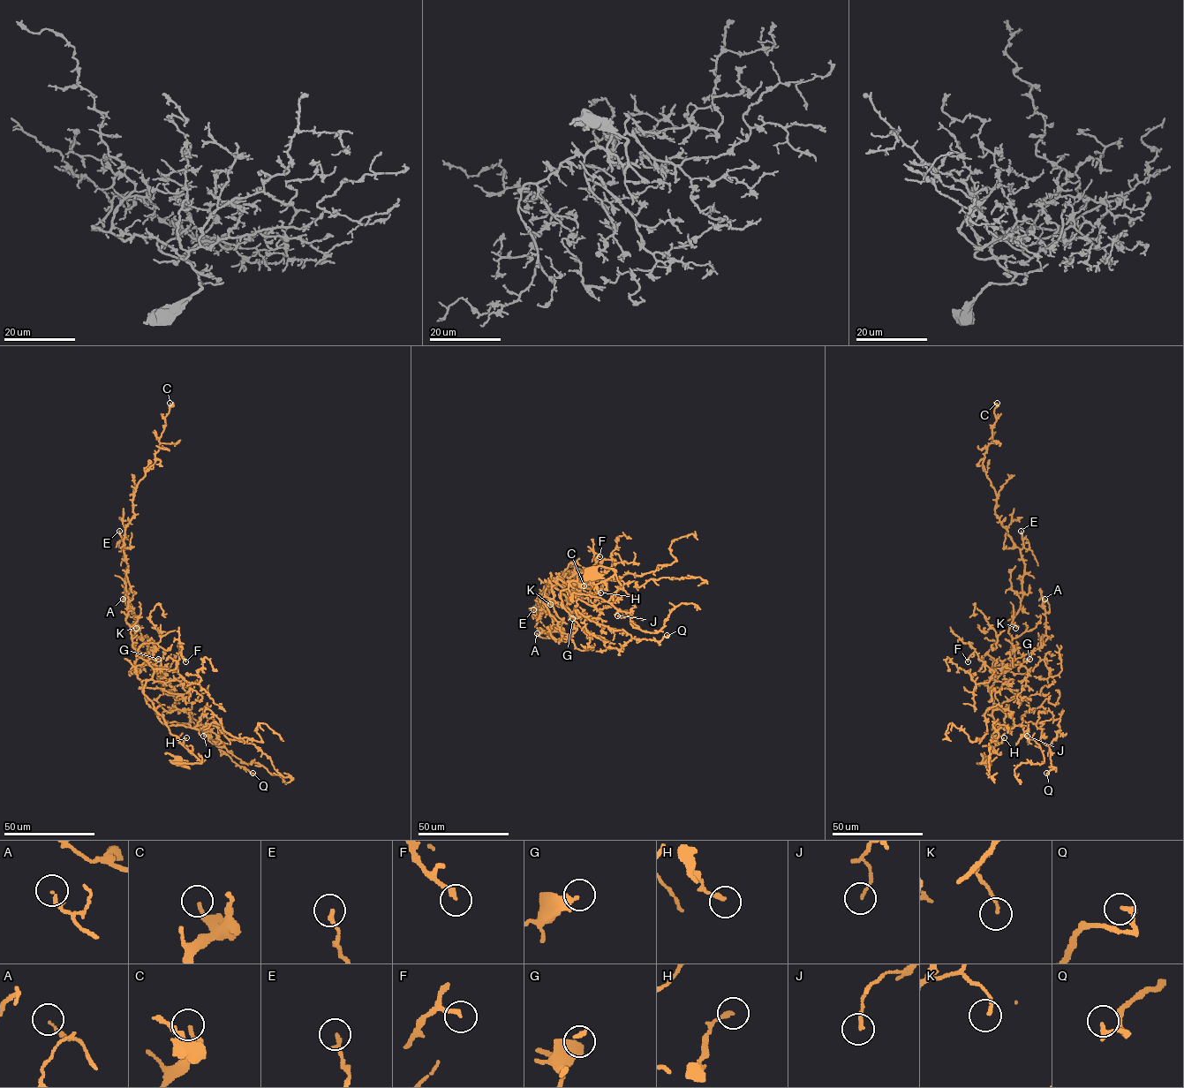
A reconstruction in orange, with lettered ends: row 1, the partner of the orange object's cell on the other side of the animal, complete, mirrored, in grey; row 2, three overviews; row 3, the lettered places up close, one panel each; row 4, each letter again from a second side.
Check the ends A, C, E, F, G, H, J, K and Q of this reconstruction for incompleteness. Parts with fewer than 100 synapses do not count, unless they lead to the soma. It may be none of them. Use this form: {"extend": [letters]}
{"extend": []}

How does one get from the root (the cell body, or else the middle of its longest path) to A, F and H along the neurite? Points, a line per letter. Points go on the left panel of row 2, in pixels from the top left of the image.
A: (178, 760), (200, 762), (169, 732), (144, 693), (135, 661), (147, 646), (136, 634), (132, 608), (123, 599)
F: (178, 760), (200, 762), (169, 732), (143, 690), (154, 668), (176, 670), (181, 651), (185, 661)
H: (178, 760), (200, 762), (182, 744), (186, 737)

